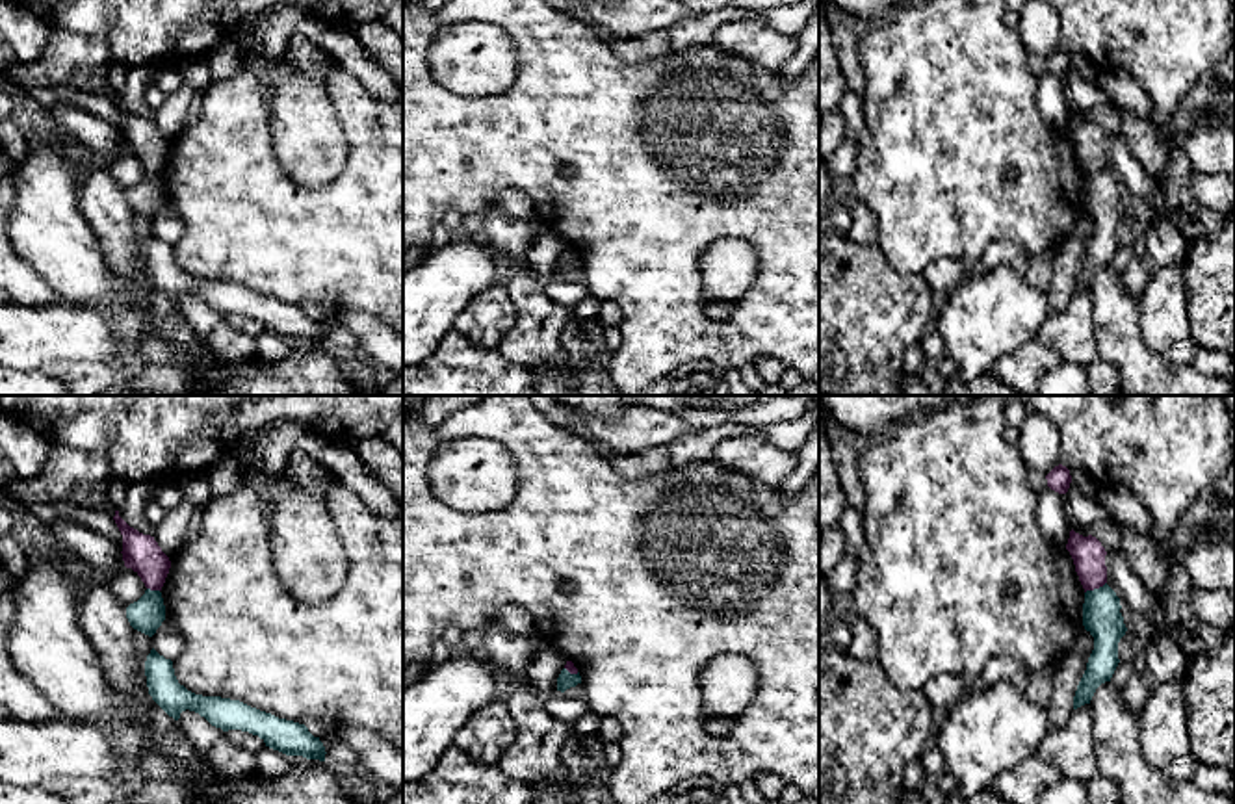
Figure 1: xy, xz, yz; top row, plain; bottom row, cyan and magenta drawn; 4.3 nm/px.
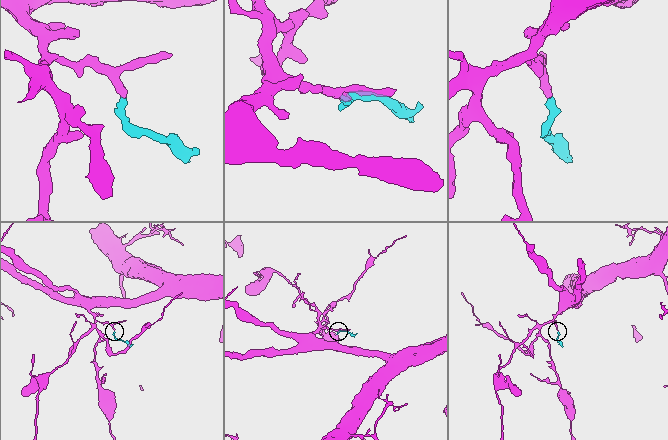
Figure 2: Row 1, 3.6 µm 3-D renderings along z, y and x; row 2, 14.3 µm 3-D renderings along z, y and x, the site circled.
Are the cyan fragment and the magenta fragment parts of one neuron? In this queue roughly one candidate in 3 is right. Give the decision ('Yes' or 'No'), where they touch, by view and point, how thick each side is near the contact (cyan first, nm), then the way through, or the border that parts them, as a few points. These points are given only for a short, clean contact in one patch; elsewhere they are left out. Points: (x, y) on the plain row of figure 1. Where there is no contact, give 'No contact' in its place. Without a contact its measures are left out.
No. Touches cyan at yz (1094, 173). Thickness 170 nm (cyan) against 140 nm. Boundary: yz (1105, 166), (1085, 177)

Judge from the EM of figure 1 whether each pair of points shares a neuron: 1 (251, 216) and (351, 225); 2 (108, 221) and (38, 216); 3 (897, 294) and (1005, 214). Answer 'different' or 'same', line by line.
1: same
2: different
3: different

